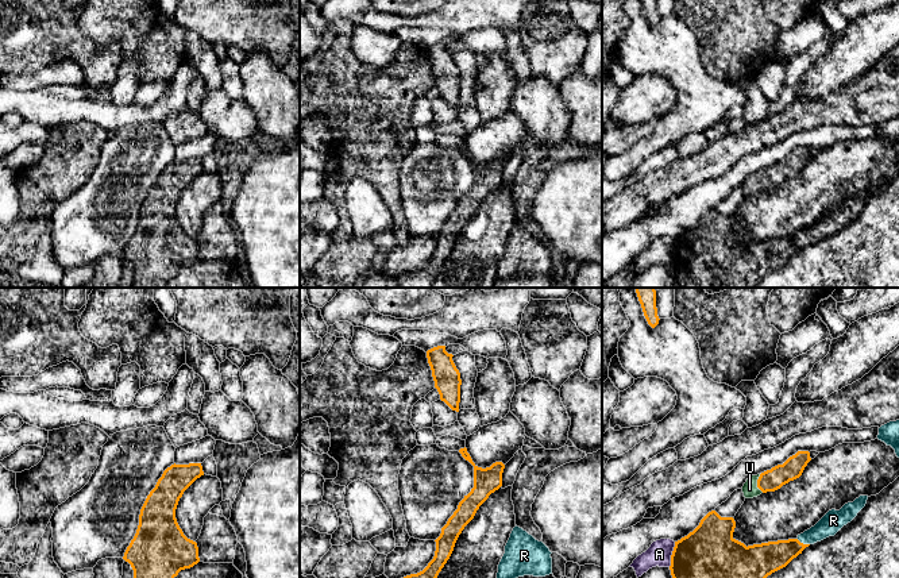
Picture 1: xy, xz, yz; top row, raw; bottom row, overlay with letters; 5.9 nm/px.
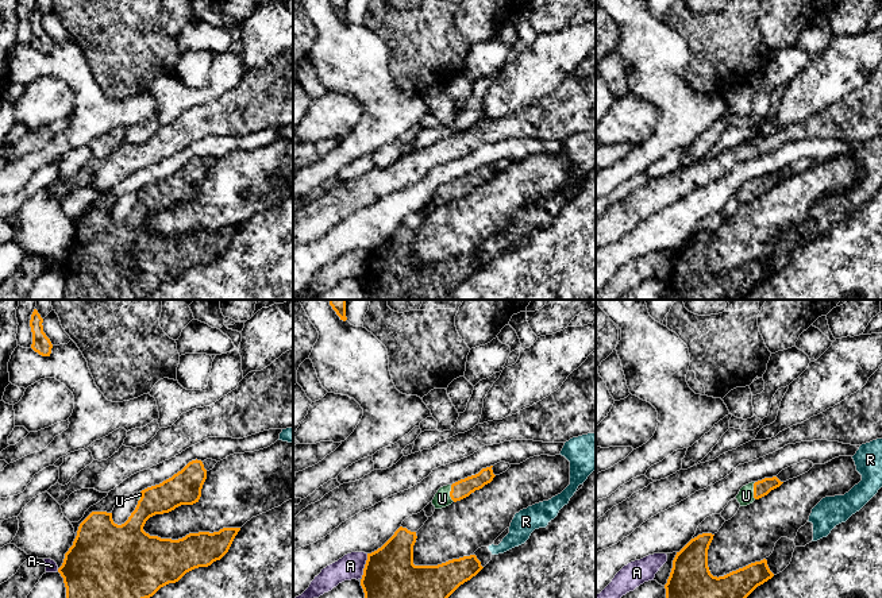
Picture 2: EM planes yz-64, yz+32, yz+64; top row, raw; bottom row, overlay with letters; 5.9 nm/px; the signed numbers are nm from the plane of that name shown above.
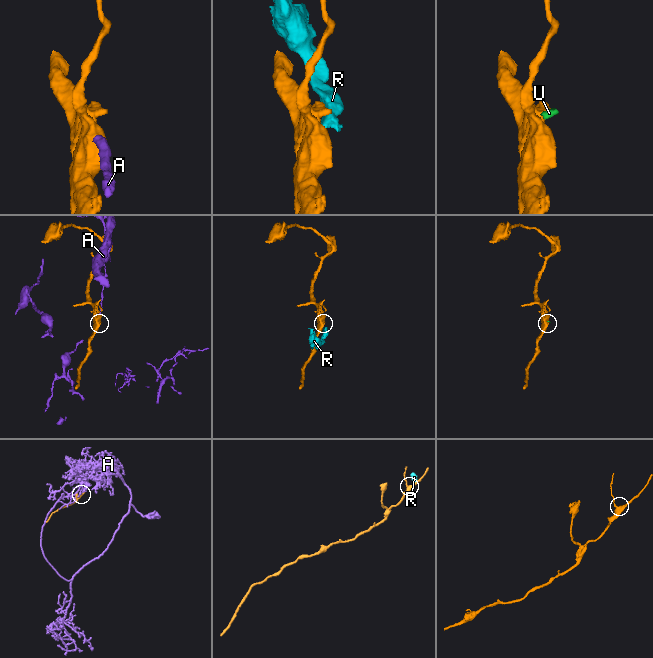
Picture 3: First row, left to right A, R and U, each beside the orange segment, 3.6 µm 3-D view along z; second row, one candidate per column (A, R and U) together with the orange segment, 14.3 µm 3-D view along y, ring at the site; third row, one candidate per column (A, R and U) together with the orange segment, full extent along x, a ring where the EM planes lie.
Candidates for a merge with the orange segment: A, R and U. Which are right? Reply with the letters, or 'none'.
U

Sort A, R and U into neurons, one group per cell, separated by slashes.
A / R / U

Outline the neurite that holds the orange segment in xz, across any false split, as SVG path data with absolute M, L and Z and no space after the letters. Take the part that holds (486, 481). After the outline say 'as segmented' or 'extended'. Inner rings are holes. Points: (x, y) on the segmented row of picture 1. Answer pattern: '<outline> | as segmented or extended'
M466 447L460 448L459 452L474 466L474 488L459 502L458 509L441 528L440 536L435 540L436 551L433 559L423 571L404 578L437 578L439 573L450 559L455 543L464 527L474 519L476 510L489 496L502 486L502 473L505 469L502 462L495 462L490 467L482 469L472 462Z | as segmented

